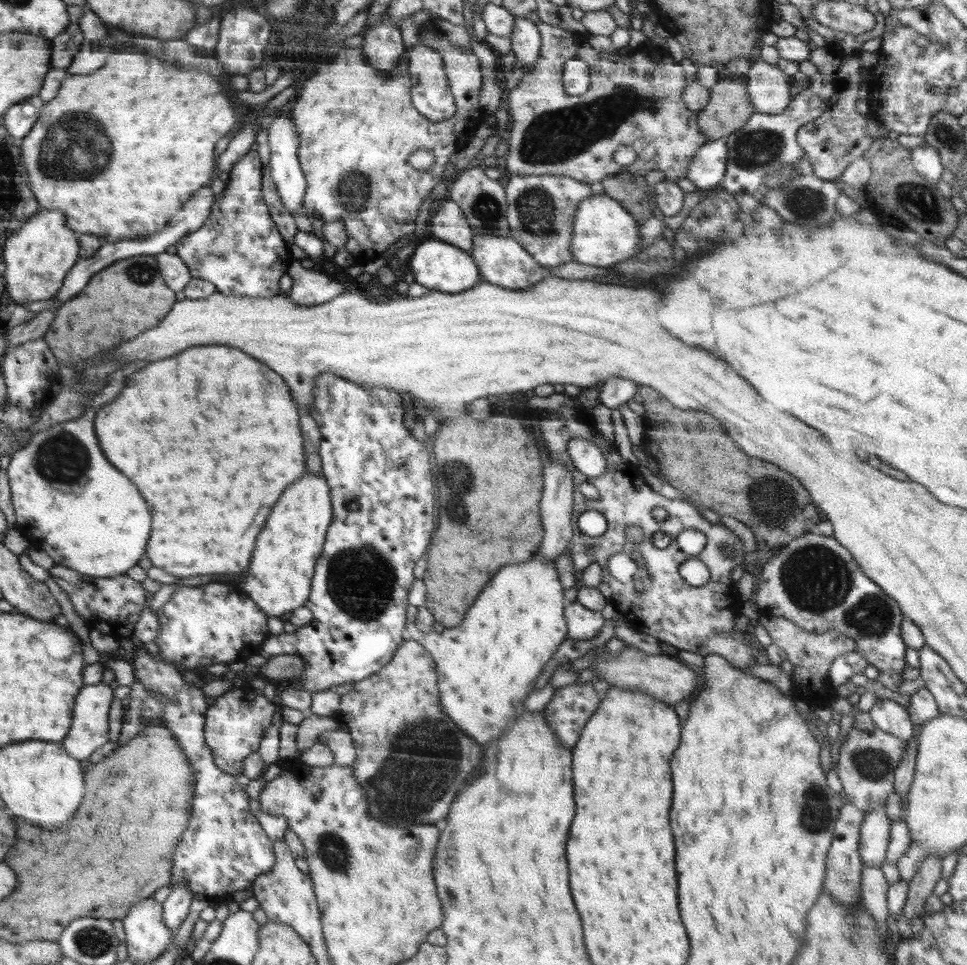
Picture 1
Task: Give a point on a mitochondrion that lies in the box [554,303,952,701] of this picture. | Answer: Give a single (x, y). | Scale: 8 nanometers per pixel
(816, 578)

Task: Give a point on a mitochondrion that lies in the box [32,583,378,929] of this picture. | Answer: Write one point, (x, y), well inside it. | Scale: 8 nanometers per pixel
(334, 854)

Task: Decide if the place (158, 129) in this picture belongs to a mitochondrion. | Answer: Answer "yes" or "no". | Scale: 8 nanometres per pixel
no

